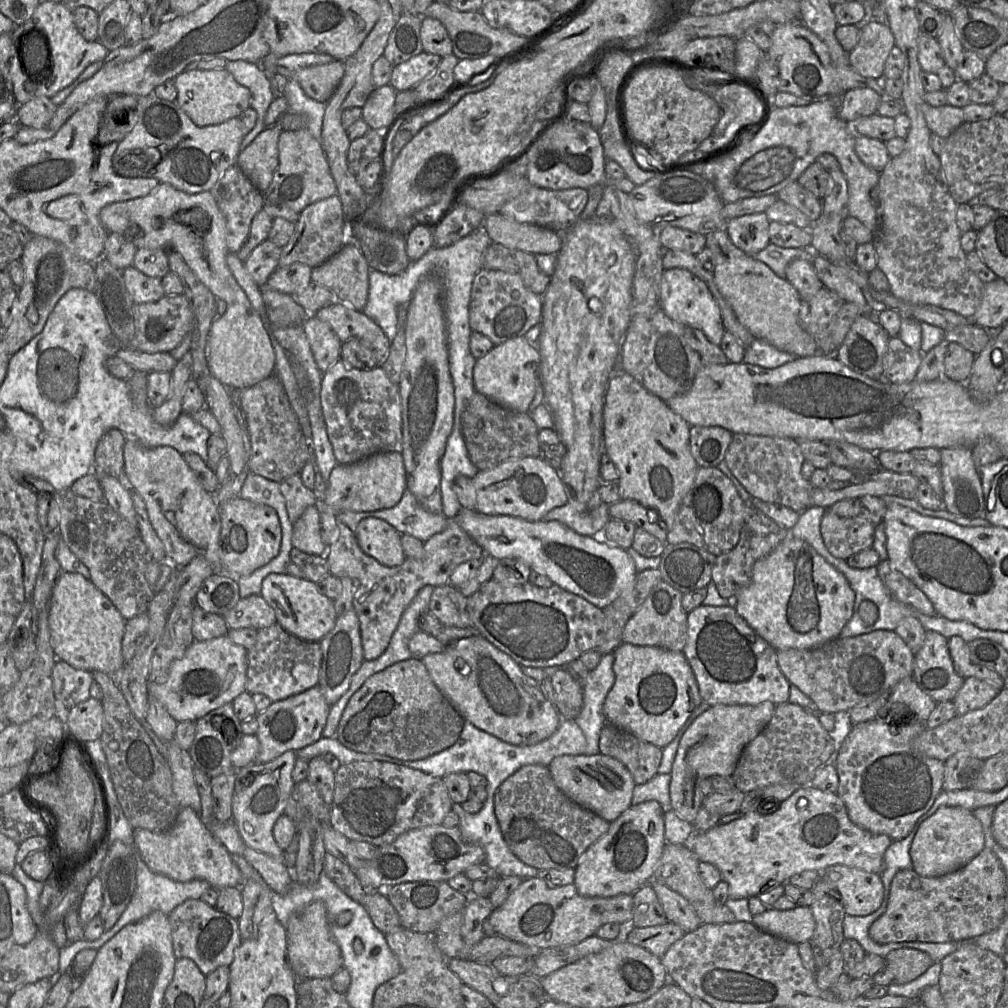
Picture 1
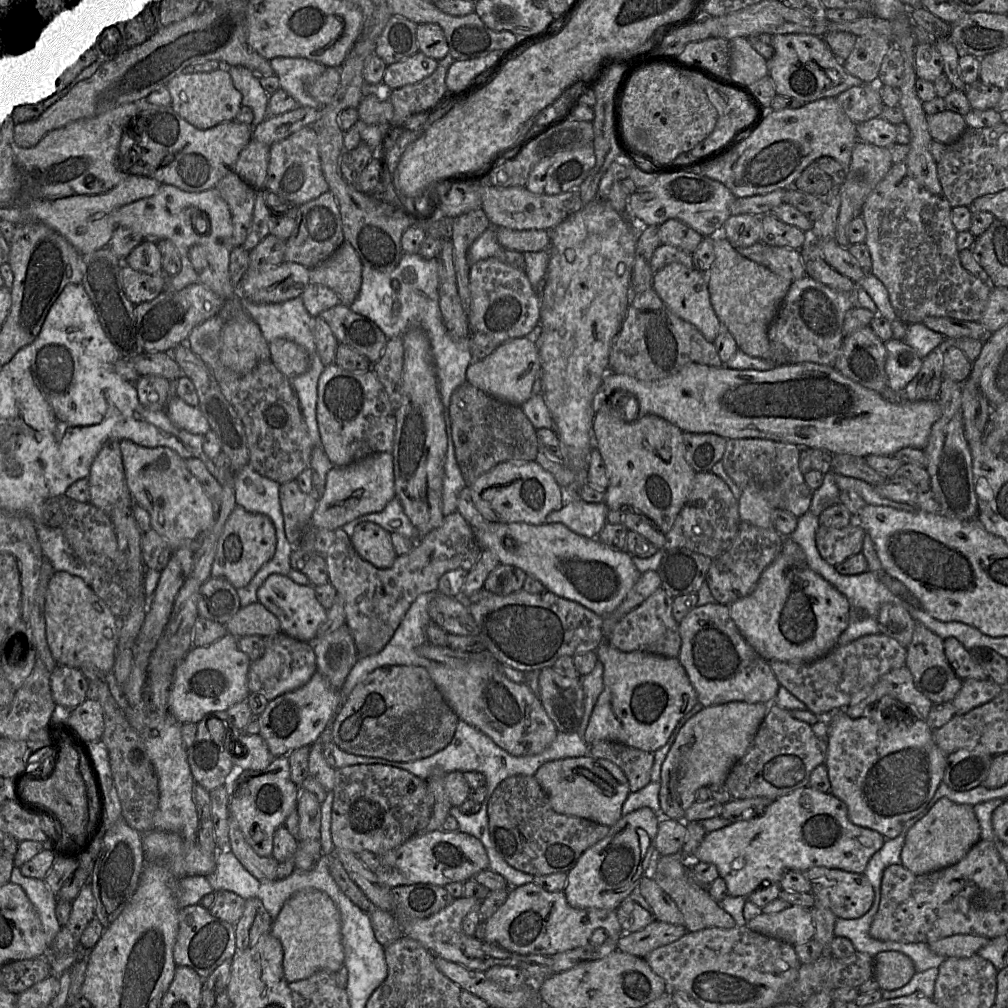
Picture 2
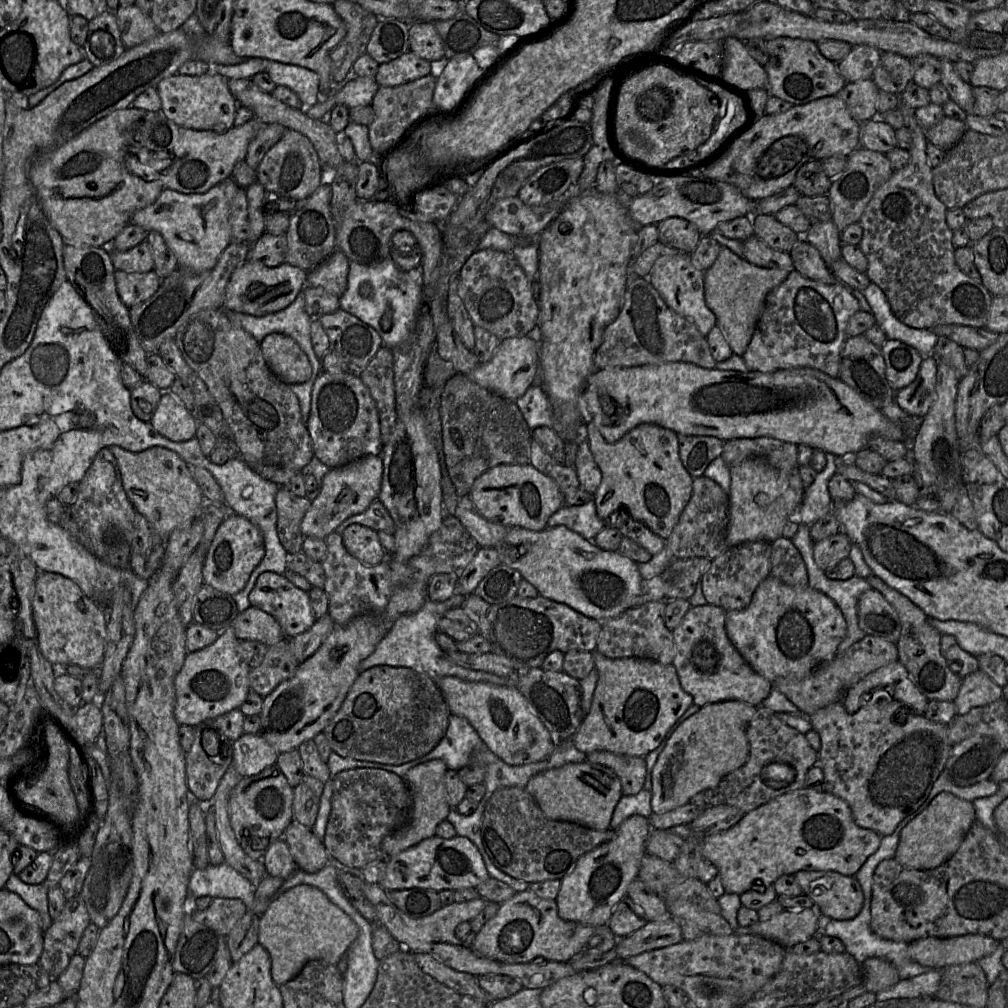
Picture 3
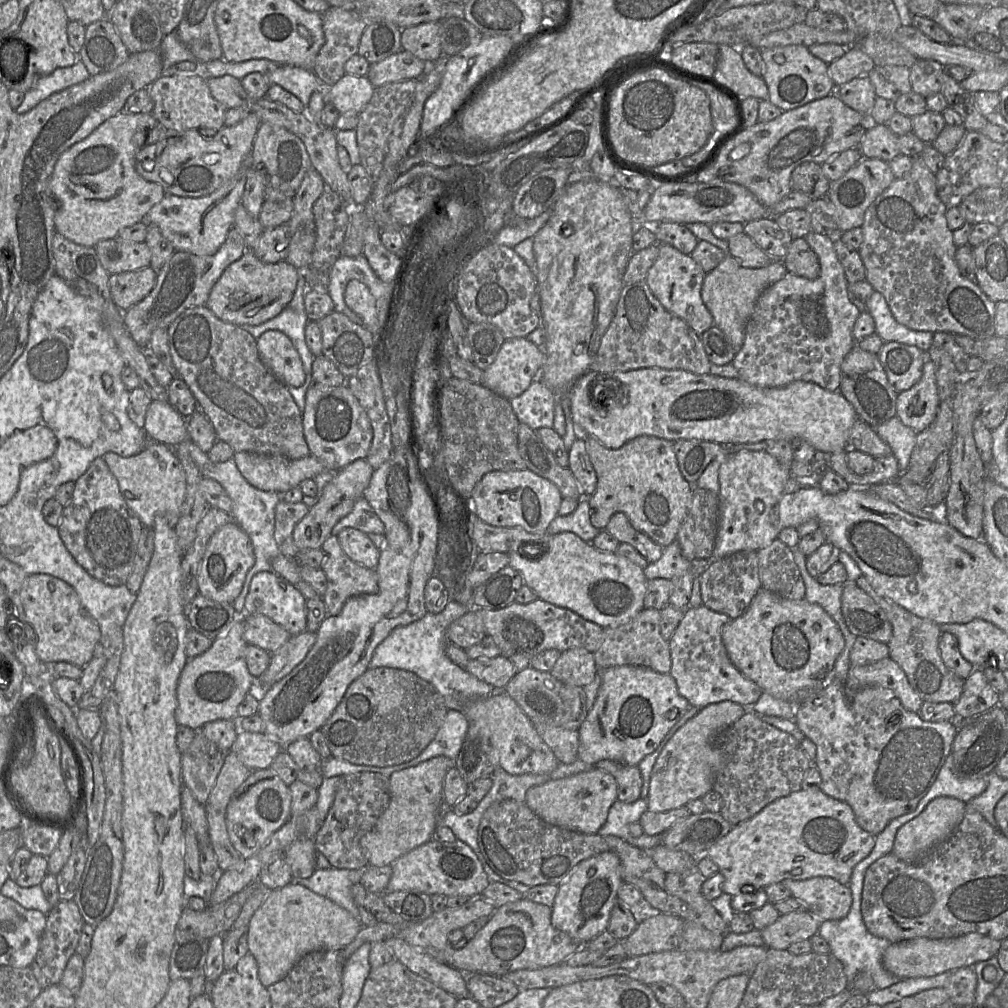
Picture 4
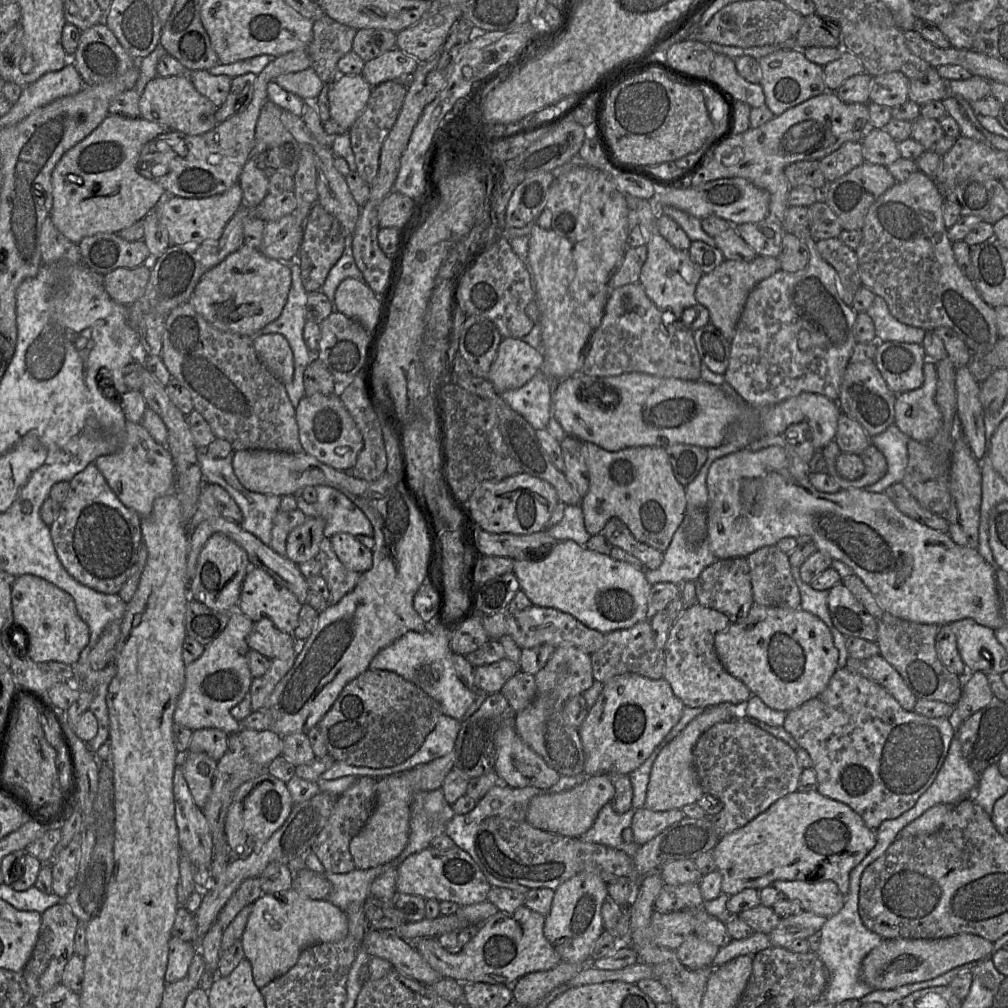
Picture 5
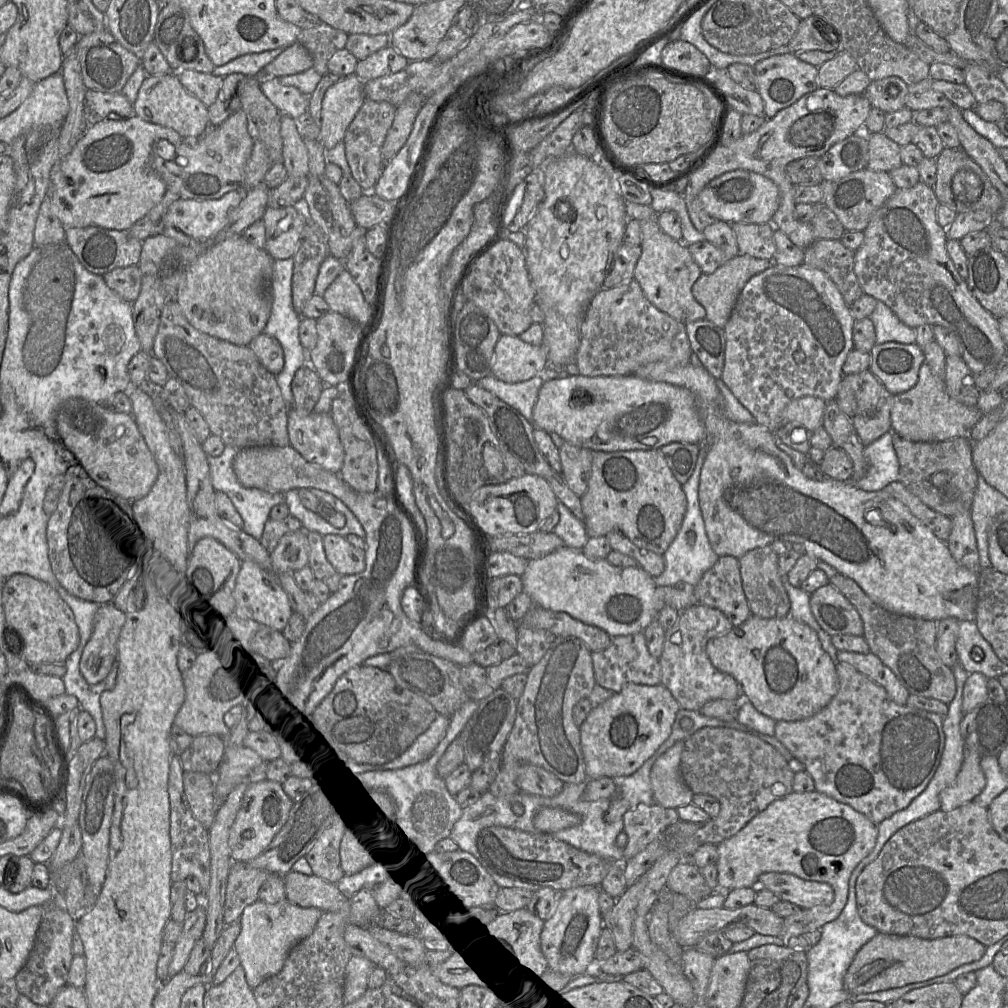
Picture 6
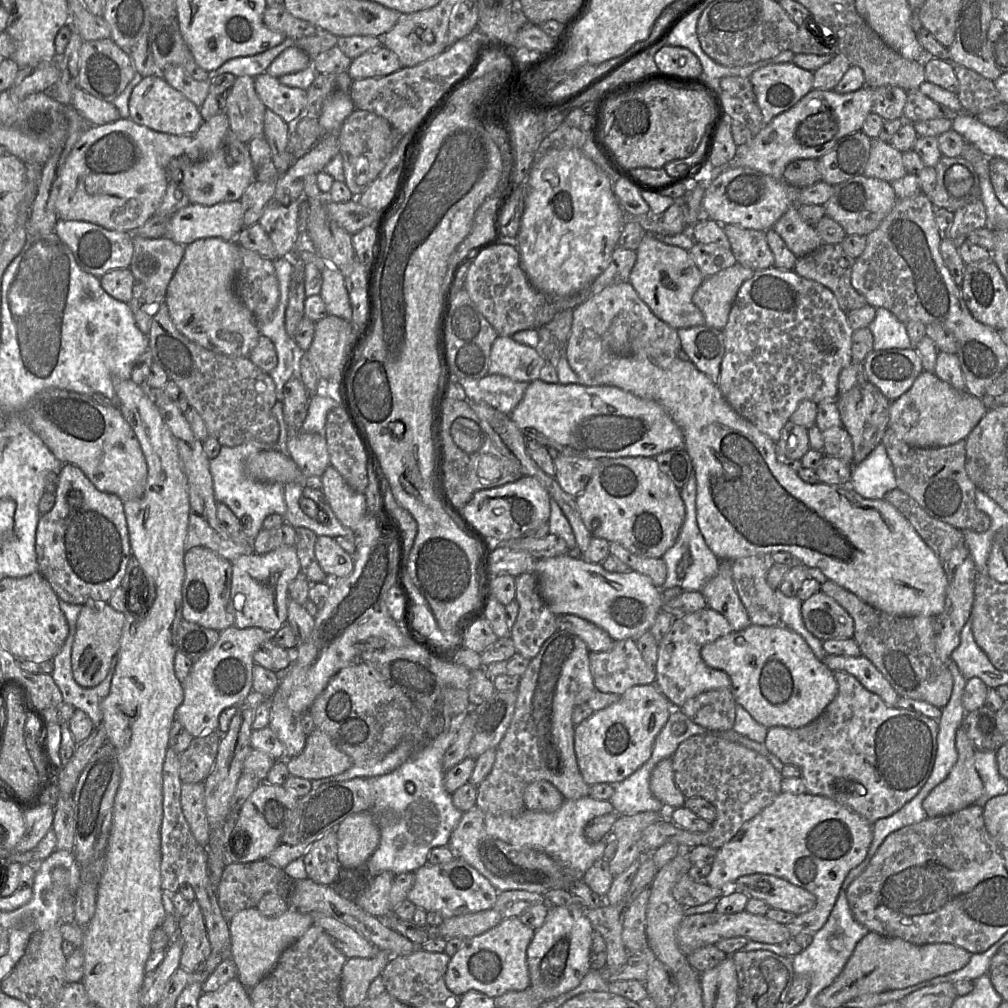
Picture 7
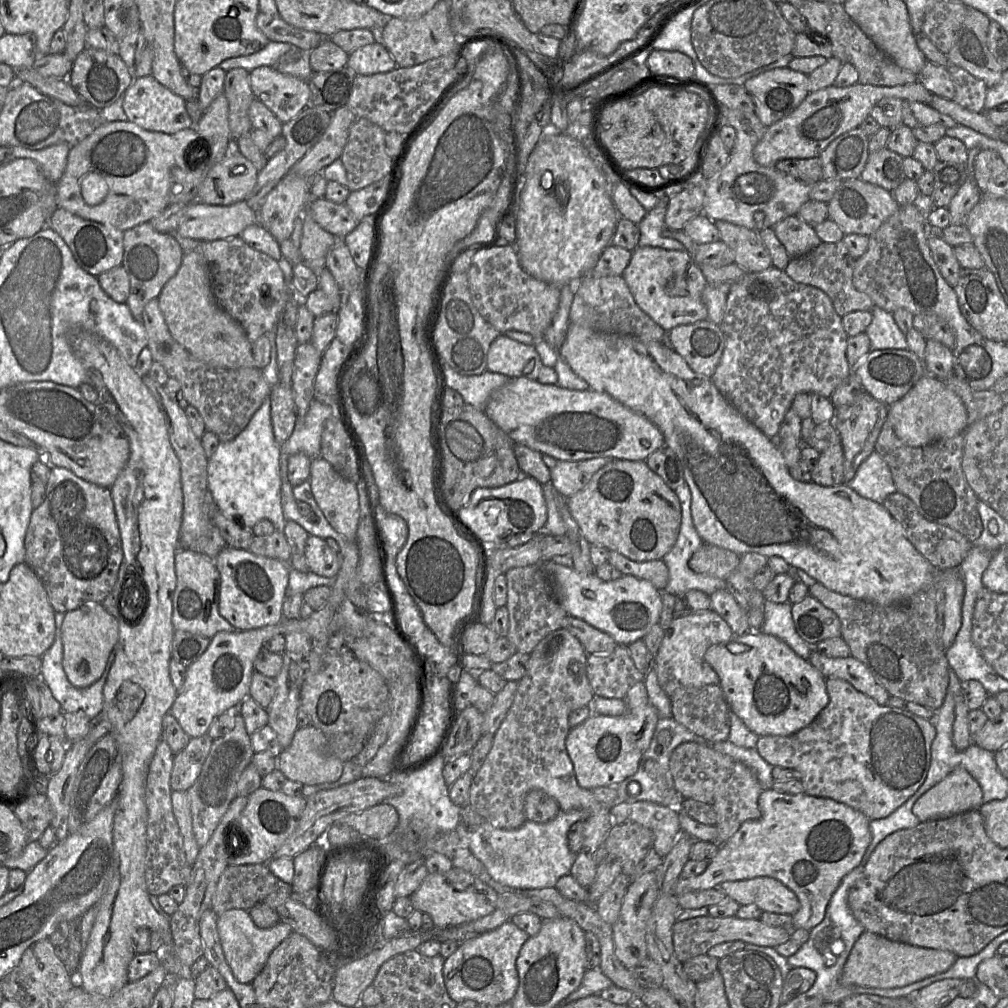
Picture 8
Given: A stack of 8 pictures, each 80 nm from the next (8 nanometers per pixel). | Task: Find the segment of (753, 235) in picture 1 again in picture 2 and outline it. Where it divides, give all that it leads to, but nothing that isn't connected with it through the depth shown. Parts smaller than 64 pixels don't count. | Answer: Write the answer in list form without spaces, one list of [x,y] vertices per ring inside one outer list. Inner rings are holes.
[[[753,214],[731,215],[725,221],[721,233],[734,247],[754,245],[762,238],[762,216]]]

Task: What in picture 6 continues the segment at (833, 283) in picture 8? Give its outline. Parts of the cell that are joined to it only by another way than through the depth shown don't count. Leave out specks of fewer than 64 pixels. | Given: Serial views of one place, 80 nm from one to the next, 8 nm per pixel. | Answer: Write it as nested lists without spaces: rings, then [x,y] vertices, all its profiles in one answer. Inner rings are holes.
[[[816,239],[805,249],[804,261],[801,265],[824,271],[836,284],[844,302],[850,308],[863,295],[863,290],[854,272],[855,252],[845,247],[841,240]]]

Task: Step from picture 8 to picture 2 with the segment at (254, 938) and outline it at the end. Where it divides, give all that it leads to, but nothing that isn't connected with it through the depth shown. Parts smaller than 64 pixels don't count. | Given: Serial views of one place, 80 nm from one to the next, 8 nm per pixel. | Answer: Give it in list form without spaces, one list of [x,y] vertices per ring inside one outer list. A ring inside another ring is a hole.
[[[306,888],[296,892],[273,919],[270,933],[283,947],[283,971],[288,983],[310,977],[317,971],[336,972],[344,965],[341,915],[323,891]]]

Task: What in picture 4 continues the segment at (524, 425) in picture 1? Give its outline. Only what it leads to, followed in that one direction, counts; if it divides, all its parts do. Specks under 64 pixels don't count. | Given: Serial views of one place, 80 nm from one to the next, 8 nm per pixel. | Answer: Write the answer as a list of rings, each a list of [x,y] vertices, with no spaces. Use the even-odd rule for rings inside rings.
[[[450,377],[441,389],[440,418],[448,482],[461,496],[471,499],[476,484],[491,471],[526,468],[517,446],[520,421],[509,399],[481,383]]]

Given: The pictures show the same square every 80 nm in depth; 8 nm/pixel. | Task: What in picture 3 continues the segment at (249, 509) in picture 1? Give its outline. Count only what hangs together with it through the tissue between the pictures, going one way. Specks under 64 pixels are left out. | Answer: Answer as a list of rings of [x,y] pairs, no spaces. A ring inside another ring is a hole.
[[[229,512],[209,546],[202,568],[203,583],[230,595],[240,592],[265,556],[261,530],[244,516]]]

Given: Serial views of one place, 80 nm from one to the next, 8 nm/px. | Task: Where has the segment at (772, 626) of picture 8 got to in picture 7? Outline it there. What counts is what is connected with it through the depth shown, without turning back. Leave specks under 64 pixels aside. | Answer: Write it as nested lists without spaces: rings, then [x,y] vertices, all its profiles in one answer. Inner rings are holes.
[[[777,589],[775,594],[781,609],[779,624],[801,635],[816,657],[822,660],[827,654],[823,650],[822,641],[813,636],[804,625],[801,615],[802,601],[797,596],[785,596]]]

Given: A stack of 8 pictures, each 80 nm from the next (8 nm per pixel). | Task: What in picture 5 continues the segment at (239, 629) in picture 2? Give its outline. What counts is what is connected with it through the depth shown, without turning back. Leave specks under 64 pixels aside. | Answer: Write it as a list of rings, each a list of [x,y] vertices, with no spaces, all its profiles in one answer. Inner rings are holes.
[[[267,618],[254,622],[247,637],[249,649],[255,650],[269,660],[289,658],[293,652],[299,652],[299,643],[292,634],[280,631]]]

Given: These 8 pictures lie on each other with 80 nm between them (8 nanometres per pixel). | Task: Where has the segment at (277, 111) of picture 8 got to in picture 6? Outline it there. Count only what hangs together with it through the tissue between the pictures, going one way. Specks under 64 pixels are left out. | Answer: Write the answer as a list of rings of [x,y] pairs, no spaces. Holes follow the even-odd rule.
[[[271,78],[260,83],[260,90],[280,113],[293,120],[298,119],[308,109],[309,96],[305,96],[295,87],[282,85],[278,78]]]

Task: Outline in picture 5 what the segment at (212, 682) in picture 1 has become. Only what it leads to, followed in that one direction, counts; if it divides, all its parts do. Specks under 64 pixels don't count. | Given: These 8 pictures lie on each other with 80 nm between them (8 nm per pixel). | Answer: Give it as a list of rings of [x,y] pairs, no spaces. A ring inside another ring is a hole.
[[[239,611],[230,613],[222,633],[205,647],[202,655],[185,668],[185,683],[174,712],[174,723],[192,731],[218,728],[230,735],[238,735],[241,722],[230,713],[247,694],[252,683],[248,665],[247,637],[254,622]]]

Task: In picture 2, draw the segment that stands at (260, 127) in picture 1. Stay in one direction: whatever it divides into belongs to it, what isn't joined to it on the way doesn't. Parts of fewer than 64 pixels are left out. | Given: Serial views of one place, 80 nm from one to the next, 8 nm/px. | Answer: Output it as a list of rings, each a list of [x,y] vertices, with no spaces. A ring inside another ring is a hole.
[[[226,66],[234,87],[242,95],[242,105],[253,110],[252,127],[256,127],[267,118],[269,94],[263,89],[259,75],[243,66]]]

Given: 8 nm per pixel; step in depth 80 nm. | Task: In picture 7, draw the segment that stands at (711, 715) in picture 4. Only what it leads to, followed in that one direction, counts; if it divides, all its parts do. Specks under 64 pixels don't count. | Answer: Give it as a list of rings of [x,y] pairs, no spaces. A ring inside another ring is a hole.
[[[671,757],[661,760],[653,769],[650,790],[654,797],[670,811],[683,807],[686,797],[675,784]]]

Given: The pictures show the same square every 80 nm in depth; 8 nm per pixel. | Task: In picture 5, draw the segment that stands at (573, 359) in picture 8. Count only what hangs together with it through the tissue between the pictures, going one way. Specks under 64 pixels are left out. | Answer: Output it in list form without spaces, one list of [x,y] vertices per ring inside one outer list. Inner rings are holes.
[[[768,446],[760,449],[747,447],[716,459],[709,468],[706,484],[708,491],[706,506],[707,537],[716,559],[747,557],[750,553],[763,546],[775,545],[784,537],[797,538],[798,536],[807,535],[811,537],[817,550],[827,553],[832,559],[839,560],[848,565],[854,575],[864,582],[879,606],[894,616],[916,623],[936,624],[937,626],[950,624],[965,618],[972,619],[978,624],[994,630],[1002,627],[1004,624],[996,589],[995,574],[997,567],[989,564],[977,549],[960,546],[951,539],[948,533],[935,530],[905,515],[884,492],[868,492],[863,488],[854,487],[841,489],[835,493],[819,491],[809,482],[808,478],[799,478],[792,474],[788,455],[779,446]]]

